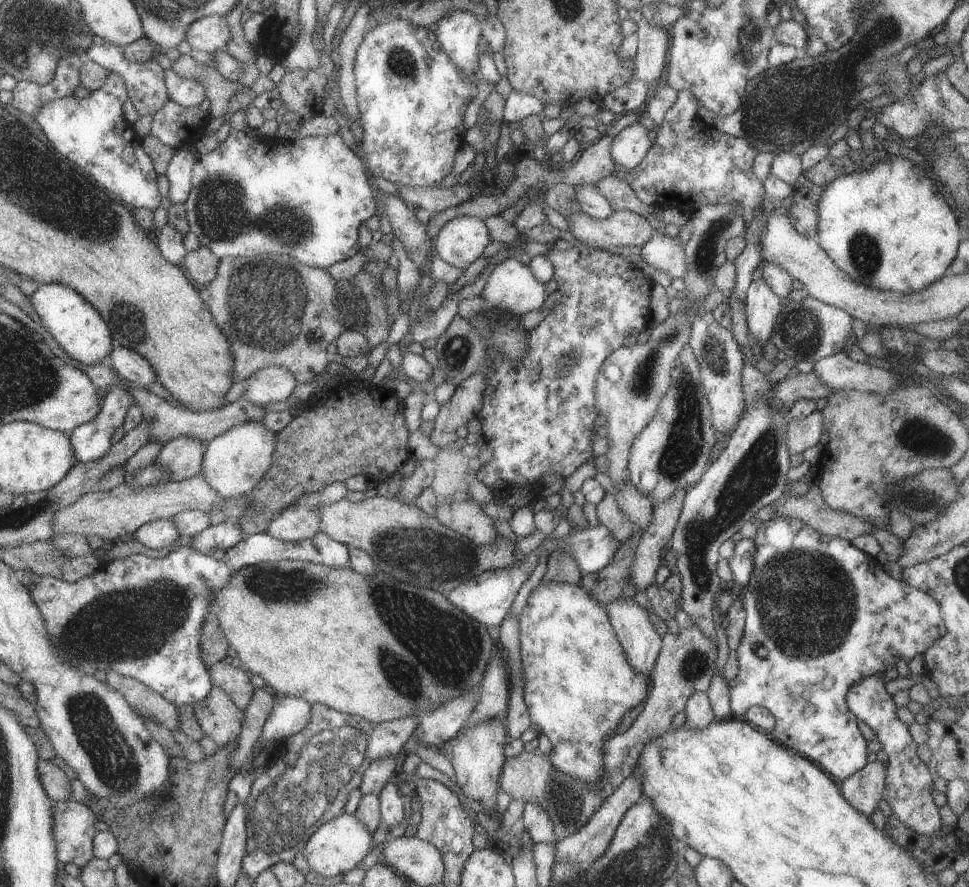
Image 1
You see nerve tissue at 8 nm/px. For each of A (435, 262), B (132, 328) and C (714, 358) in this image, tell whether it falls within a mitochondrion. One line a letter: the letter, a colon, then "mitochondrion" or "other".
A: other
B: mitochondrion
C: mitochondrion

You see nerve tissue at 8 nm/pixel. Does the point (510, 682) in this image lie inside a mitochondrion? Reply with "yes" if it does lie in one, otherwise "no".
no

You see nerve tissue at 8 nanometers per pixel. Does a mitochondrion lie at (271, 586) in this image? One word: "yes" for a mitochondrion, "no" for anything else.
yes

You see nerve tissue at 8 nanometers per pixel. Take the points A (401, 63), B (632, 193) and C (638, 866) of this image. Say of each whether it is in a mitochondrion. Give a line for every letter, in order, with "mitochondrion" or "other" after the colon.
A: mitochondrion
B: other
C: mitochondrion

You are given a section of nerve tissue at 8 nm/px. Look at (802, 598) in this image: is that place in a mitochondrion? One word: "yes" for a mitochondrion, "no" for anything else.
yes

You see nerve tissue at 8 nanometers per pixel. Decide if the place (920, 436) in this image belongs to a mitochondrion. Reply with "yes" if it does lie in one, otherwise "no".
yes

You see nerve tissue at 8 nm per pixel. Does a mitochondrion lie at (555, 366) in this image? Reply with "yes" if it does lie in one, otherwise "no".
yes

